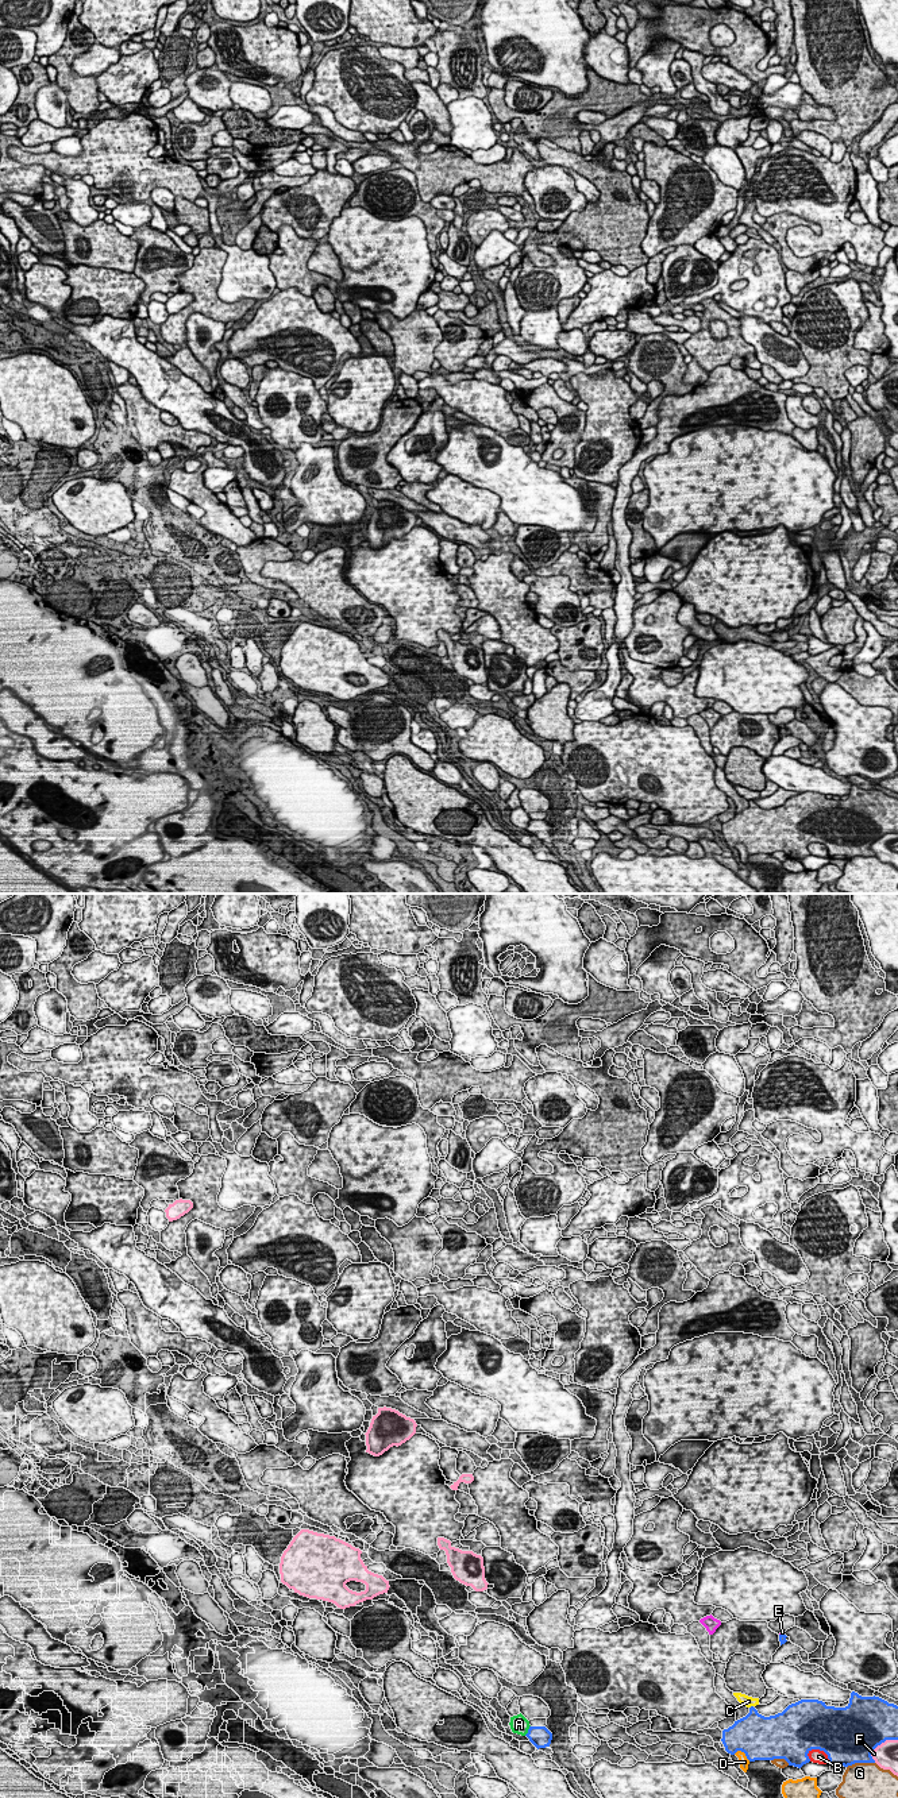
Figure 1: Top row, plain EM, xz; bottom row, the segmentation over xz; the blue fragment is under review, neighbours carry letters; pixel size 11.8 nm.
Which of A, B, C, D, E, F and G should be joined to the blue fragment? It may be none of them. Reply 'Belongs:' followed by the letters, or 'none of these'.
Belongs: none of these

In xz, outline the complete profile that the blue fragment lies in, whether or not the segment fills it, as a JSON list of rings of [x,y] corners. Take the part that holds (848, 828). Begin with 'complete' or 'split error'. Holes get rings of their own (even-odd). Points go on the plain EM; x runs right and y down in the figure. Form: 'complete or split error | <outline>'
complete | [[[852,784],[845,800],[826,799],[818,792],[801,792],[782,806],[764,810],[751,799],[749,806],[722,823],[725,844],[745,846],[749,854],[785,852],[789,859],[801,861],[809,856],[812,842],[824,844],[830,859],[875,856],[871,845],[886,833],[898,833],[898,799],[879,790],[862,790]]]

